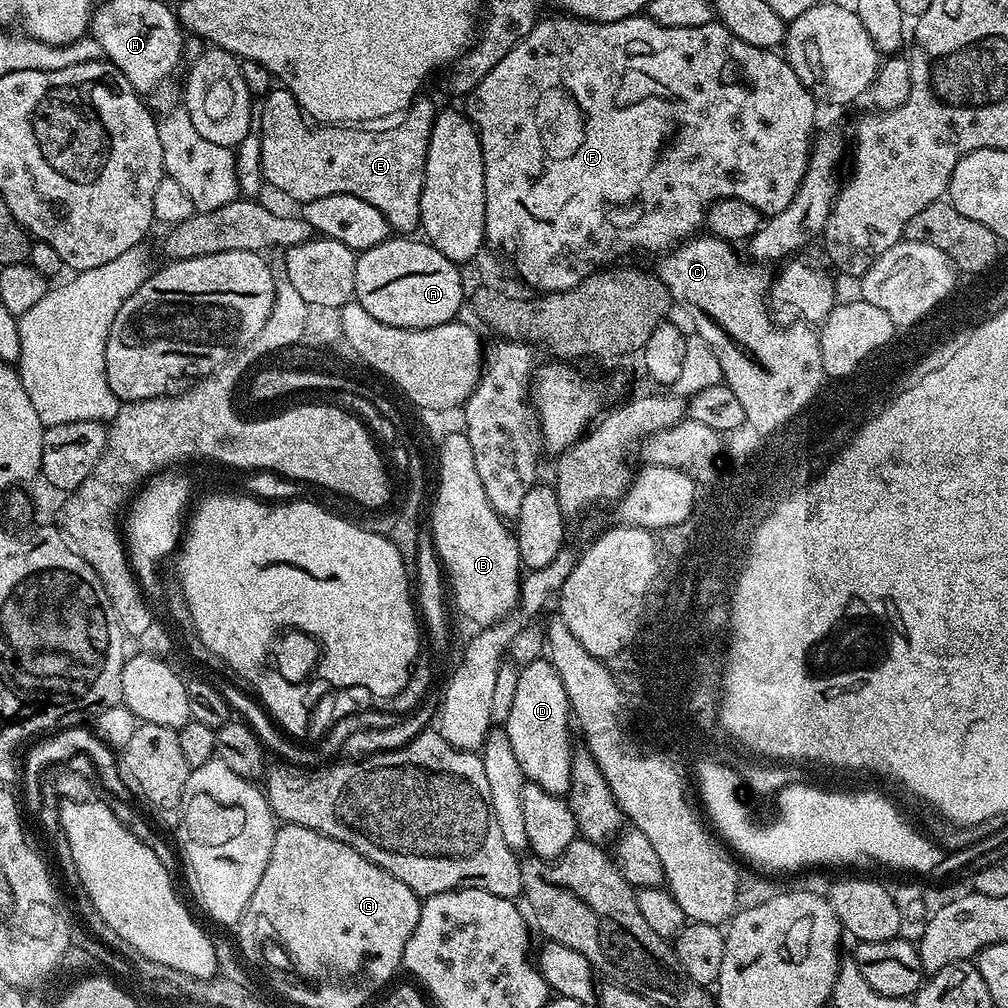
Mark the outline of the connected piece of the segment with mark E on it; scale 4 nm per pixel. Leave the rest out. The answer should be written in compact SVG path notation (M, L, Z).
M282 86L273 87L263 97L258 108L258 132L260 128L260 168L264 176L284 196L307 202L314 198L326 198L326 194L354 194L375 206L386 218L396 234L412 234L420 228L420 203L422 182L426 170L426 150L430 142L430 130L434 126L437 105L425 98L412 101L411 108L403 113L404 120L395 121L396 128L384 128L381 132L363 132L360 126L313 126L298 106L294 94Z

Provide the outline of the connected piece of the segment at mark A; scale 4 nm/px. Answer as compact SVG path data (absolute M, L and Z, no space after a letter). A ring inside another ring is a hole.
M389 238L378 246L359 253L356 257L356 294L355 303L370 314L370 318L378 318L386 326L395 328L433 328L443 324L451 324L457 319L460 307L466 304L466 288L460 277L461 269L446 254L438 254L434 246L417 238Z

